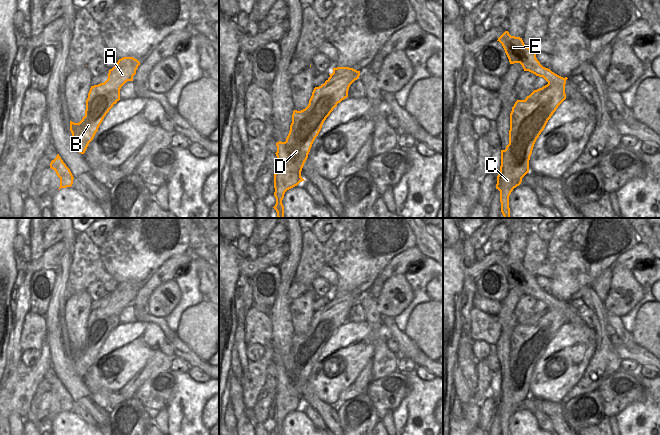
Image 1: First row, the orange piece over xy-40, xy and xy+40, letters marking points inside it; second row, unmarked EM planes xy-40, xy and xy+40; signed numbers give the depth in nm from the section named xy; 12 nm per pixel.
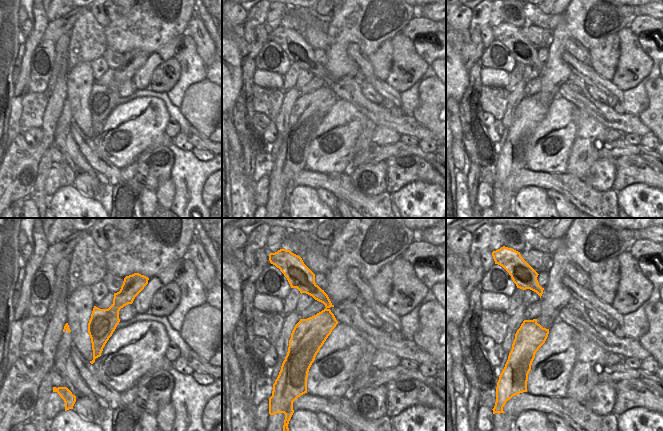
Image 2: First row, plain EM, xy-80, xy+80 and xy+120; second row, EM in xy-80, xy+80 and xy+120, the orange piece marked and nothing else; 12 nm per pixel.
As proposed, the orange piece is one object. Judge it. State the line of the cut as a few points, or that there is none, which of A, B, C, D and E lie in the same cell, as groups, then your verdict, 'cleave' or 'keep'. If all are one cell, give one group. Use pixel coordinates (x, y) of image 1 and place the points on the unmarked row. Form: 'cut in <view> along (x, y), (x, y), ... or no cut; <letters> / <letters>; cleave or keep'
cut in xy+40 along (548, 307), (564, 308); A B C D / E; cleave

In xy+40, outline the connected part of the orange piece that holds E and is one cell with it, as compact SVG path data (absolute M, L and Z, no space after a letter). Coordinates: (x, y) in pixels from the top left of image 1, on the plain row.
M505 255L497 265L502 268L510 288L520 287L524 295L543 301L548 308L566 308L563 301L540 288L536 276L527 271L522 262L511 260L508 255Z

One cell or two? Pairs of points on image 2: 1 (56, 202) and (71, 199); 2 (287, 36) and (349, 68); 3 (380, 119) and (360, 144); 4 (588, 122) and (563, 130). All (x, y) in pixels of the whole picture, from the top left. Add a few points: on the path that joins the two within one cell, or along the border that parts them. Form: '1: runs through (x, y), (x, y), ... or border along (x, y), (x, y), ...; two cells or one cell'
1: runs through (60, 202), (67, 202); one cell
2: border along (323, 66), (334, 81), (345, 77); two cells
3: border along (369, 118), (376, 124); two cells
4: border along (575, 106), (572, 121), (576, 136), (570, 149); two cells

